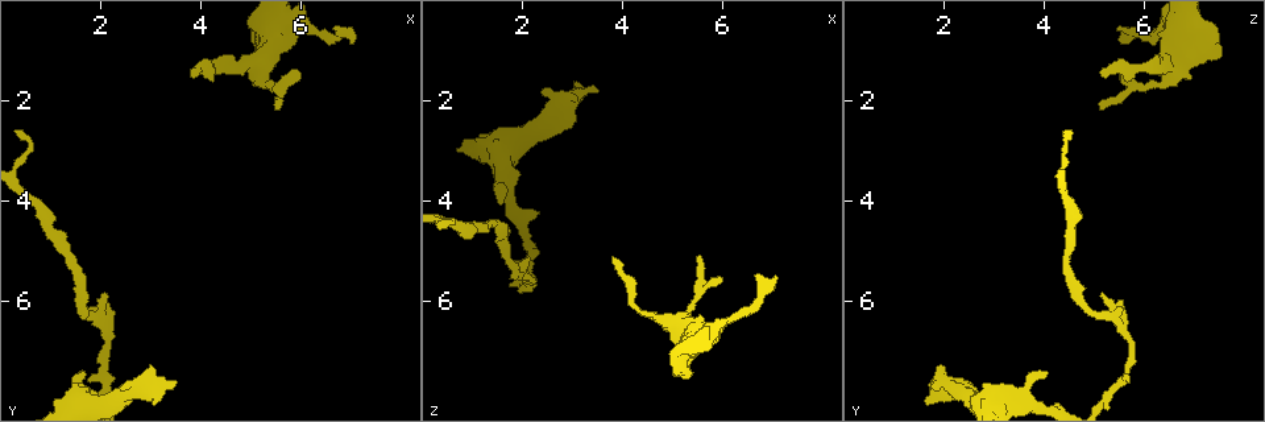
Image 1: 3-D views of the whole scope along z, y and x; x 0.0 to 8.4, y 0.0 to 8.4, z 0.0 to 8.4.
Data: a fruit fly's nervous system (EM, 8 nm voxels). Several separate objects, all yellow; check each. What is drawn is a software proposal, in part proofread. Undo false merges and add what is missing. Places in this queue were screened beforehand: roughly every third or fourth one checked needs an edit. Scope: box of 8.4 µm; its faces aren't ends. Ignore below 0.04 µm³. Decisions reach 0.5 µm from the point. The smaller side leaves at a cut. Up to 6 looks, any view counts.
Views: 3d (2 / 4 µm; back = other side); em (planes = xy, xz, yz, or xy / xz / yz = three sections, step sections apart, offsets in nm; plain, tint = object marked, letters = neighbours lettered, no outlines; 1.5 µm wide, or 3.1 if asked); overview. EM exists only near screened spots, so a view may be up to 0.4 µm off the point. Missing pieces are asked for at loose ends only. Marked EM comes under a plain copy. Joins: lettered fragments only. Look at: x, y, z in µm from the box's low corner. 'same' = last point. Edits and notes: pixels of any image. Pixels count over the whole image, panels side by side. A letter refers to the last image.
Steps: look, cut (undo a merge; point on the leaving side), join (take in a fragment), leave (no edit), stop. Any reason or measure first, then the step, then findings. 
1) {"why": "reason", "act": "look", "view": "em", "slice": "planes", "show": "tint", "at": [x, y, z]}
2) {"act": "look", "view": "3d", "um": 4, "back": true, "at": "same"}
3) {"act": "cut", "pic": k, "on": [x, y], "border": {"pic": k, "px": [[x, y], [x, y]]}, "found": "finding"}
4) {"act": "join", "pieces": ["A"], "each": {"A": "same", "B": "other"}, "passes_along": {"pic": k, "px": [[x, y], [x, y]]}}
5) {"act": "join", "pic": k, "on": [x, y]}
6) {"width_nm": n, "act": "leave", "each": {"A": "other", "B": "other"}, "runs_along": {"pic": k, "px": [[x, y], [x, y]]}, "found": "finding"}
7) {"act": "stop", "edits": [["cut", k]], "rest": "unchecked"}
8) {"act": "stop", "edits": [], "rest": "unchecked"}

{"why": "thick end", "act": "look", "view": "3d", "um": 2, "at": [3.50, 7.60, 1.90]}

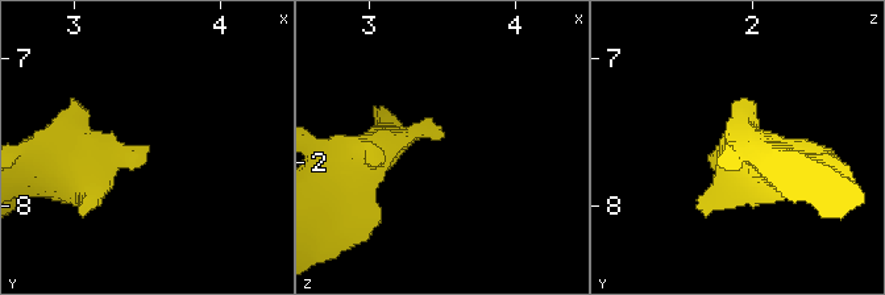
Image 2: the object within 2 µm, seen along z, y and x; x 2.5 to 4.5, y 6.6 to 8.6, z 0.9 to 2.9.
{"act": "look", "view": "em", "slice": "planes", "show": "tint", "at": [3.48, 7.62, 1.86]}

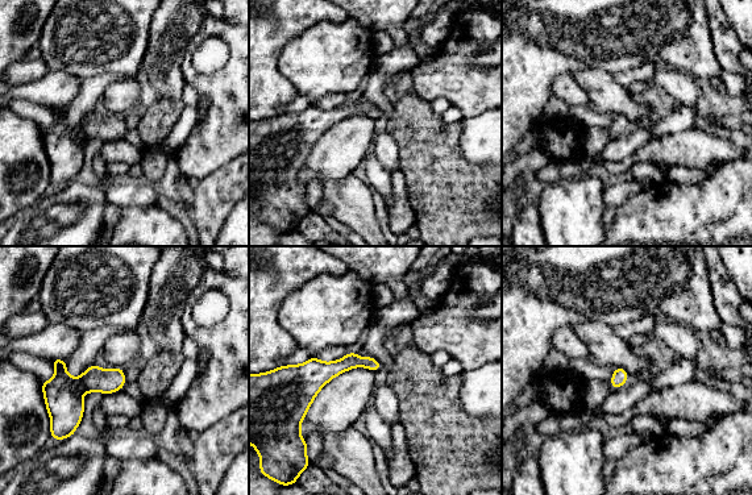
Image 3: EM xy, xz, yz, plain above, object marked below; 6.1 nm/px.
{"why": "see the neighbours", "act": "look", "view": "em", "slice": "planes", "show": "letters", "at": "same"}

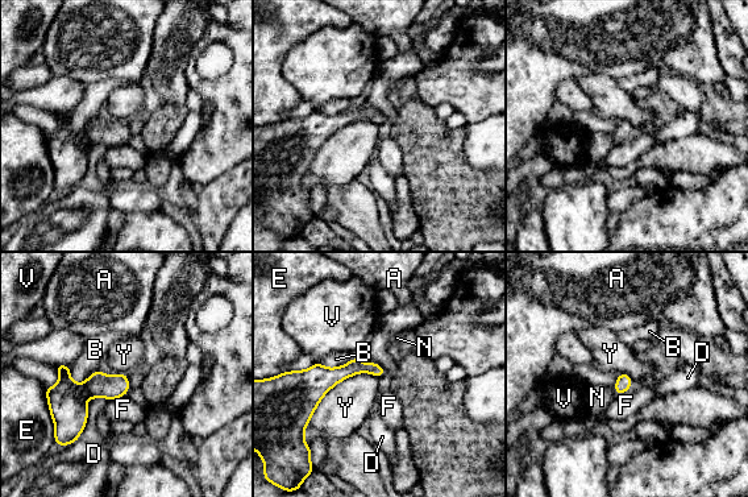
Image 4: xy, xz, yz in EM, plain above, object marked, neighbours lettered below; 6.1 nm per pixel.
{"act": "join", "pieces": ["N"], "each": {"A": "other", "B": "other", "D": "other", "E": "other", "F": "other", "N": "same", "V": "other", "Y": "other"}, "passes_along": {"pic": 4, "px": [[624, 381], [615, 390], [598, 397]]}, "found": "the neuron continues"}

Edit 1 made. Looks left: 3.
{"why": "redraw", "act": "look", "view": "overview"}

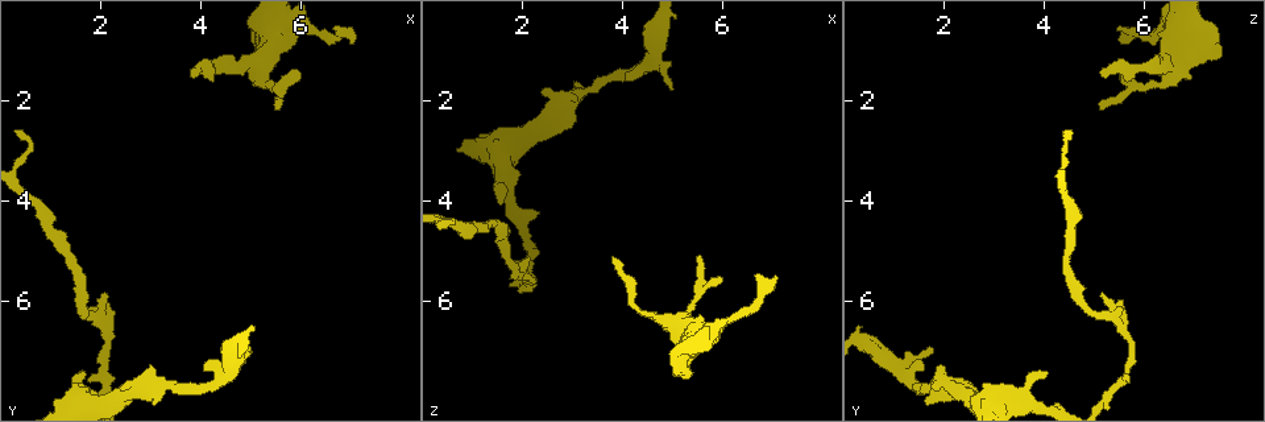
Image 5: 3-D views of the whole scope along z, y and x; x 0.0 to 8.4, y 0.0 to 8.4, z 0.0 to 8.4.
{"why": "sudden change in width", "act": "look", "view": "3d", "um": 2, "at": [5.30, 1.25, 6.40]}

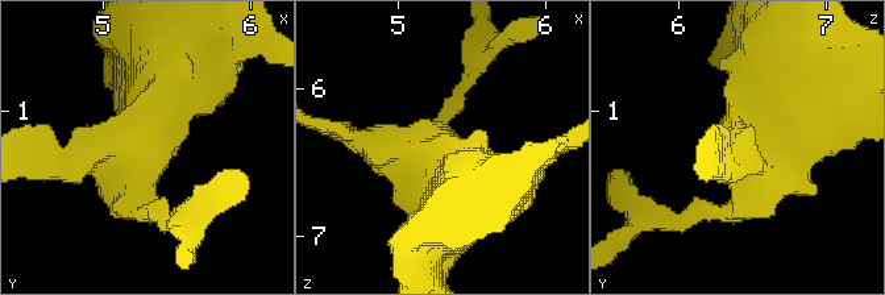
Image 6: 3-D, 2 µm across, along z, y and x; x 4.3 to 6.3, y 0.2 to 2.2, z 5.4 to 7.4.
{"why": "shape alone is not enough", "act": "look", "view": "em", "slice": "xz", "step": 4, "show": "letters", "at": [5.24, 1.22, 6.46]}

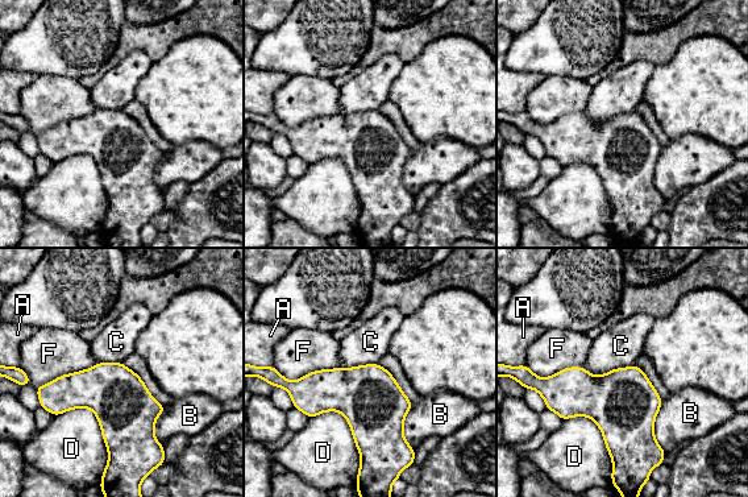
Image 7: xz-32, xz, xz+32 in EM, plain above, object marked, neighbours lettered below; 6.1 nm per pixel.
{"act": "leave", "each": {"A": "other", "B": "other", "C": "other", "D": "other", "F": "other"}, "border": {"pic": 7, "px": [[55, 414], [95, 415], [99, 485]]}, "found": "all the same neuron"}

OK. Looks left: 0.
{"act": "stop", "edits": [["join", 4]], "rest": "unchecked"}

